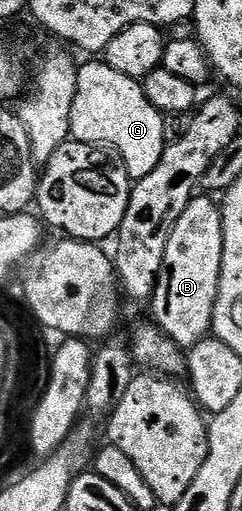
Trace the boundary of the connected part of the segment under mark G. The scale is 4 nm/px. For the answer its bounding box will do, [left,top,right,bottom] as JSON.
[69,60,167,180]

